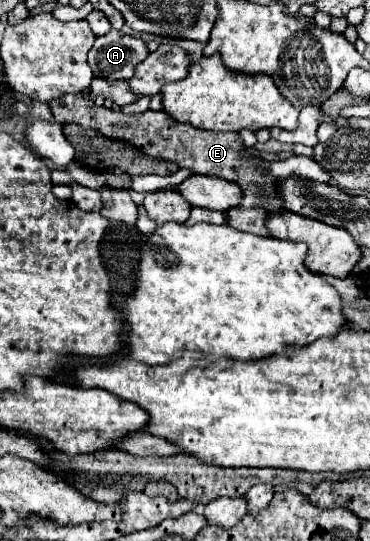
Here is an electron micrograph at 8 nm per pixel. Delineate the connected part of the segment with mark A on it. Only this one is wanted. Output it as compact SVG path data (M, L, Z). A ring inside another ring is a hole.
M108 31L96 37L88 63L96 77L104 79L130 79L134 69L148 57L148 45L144 39L134 35L122 35L122 31Z

